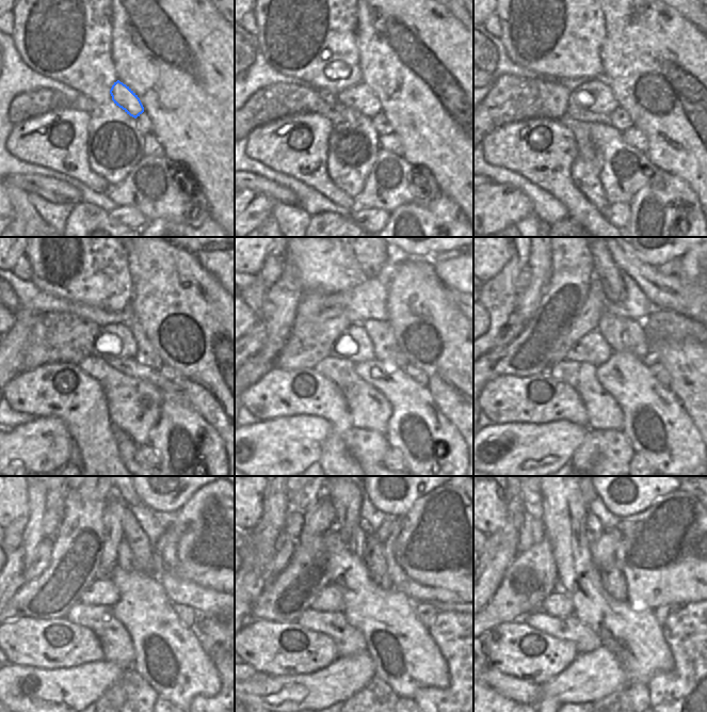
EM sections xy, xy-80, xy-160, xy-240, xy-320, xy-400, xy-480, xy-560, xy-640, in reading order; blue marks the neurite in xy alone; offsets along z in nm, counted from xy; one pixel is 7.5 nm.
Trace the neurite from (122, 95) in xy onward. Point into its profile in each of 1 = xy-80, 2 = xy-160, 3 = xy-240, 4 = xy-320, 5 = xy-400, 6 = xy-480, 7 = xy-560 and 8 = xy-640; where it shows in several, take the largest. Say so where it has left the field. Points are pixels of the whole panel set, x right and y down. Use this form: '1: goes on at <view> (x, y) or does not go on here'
1: goes on at xy-80 (360, 97)
2: goes on at xy-160 (596, 95)
3: goes on at xy-240 (114, 341)
4: goes on at xy-320 (354, 345)
5: goes on at xy-400 (593, 348)
6: goes on at xy-480 (103, 591)
7: goes on at xy-560 (330, 599)
8: goes on at xy-640 (559, 604)

